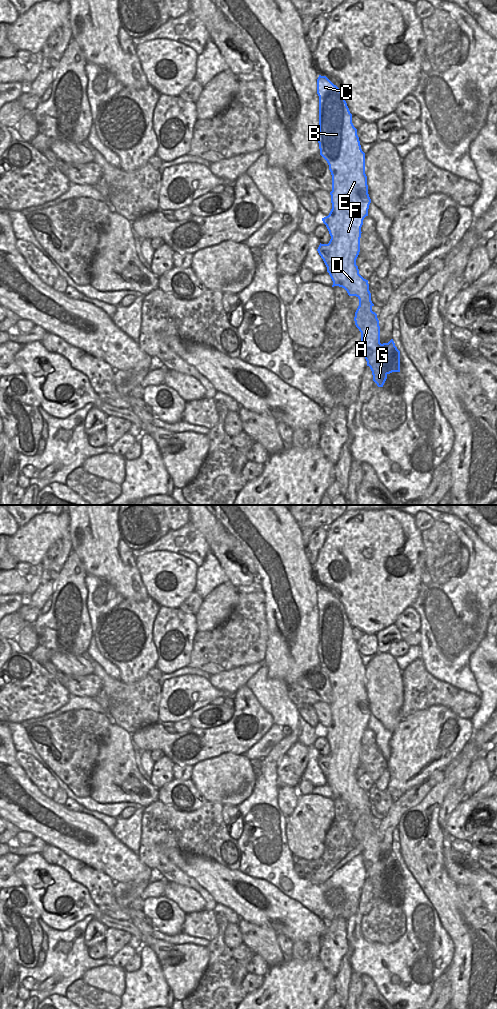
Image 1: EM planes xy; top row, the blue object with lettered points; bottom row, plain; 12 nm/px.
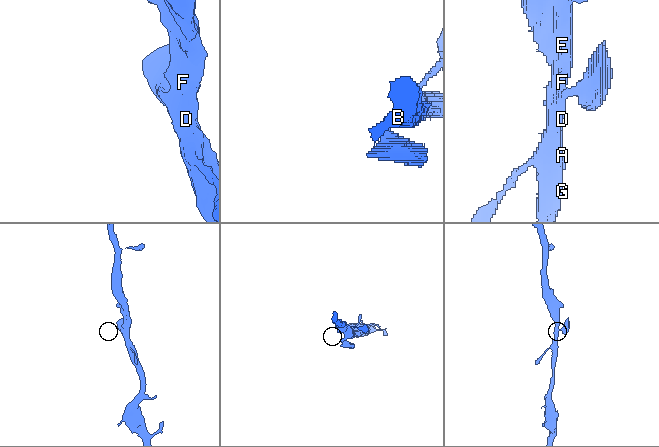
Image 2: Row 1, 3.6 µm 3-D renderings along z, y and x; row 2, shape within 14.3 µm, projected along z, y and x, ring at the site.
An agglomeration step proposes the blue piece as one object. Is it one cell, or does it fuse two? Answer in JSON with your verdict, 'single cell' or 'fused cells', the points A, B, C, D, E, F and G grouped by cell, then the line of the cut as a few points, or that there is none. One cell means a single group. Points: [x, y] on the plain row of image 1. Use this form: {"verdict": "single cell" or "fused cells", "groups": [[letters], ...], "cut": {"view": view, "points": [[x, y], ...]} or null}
{"verdict": "single cell", "groups": [["A", "B", "C", "D", "E", "F", "G"]], "cut": null}

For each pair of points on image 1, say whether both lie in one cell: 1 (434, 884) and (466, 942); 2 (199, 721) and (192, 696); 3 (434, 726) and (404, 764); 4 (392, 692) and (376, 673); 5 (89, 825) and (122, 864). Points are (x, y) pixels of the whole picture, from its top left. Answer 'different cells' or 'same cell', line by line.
1: same cell
2: different cells
3: same cell
4: same cell
5: same cell

